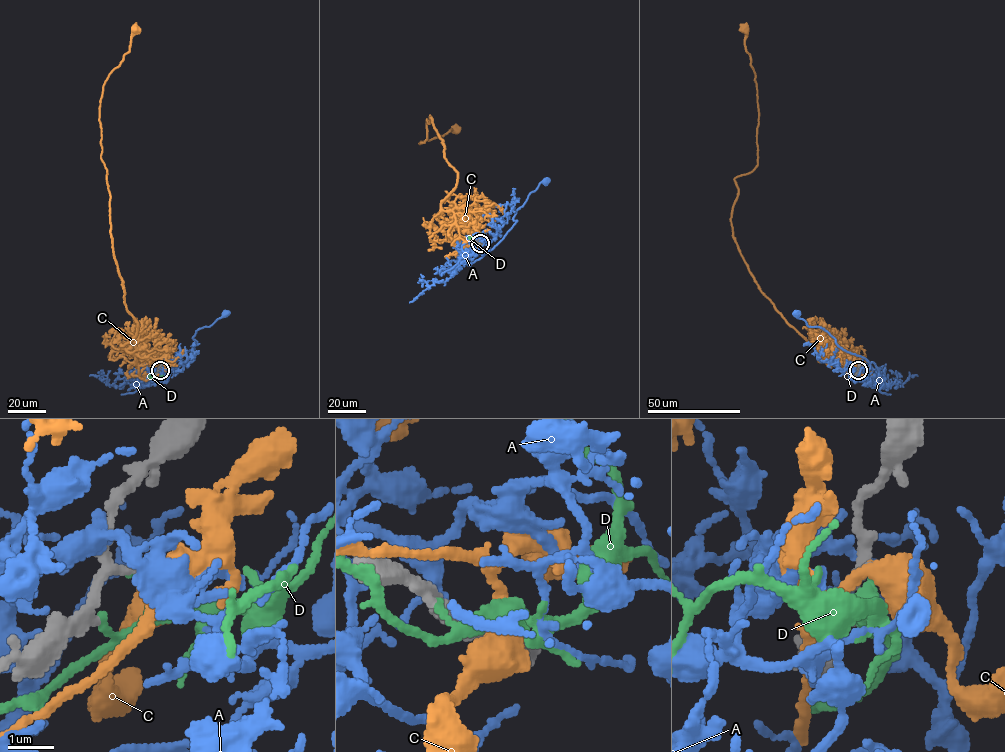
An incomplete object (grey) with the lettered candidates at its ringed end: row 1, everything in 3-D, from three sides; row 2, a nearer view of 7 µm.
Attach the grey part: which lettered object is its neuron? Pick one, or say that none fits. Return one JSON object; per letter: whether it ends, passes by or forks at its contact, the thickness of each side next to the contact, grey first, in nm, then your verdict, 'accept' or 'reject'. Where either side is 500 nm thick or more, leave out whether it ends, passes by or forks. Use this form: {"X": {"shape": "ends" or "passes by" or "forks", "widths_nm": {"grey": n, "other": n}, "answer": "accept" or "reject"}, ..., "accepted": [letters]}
{"A": {"shape": "passes by", "widths_nm": {"grey": 240, "other": 280}, "answer": "reject"}, "C": {"shape": "passes by", "widths_nm": {"grey": 120, "other": 360}, "answer": "accept"}, "D": {"shape": "ends", "widths_nm": {"grey": 190, "other": 280}, "answer": "reject"}, "accepted": ["C"]}

